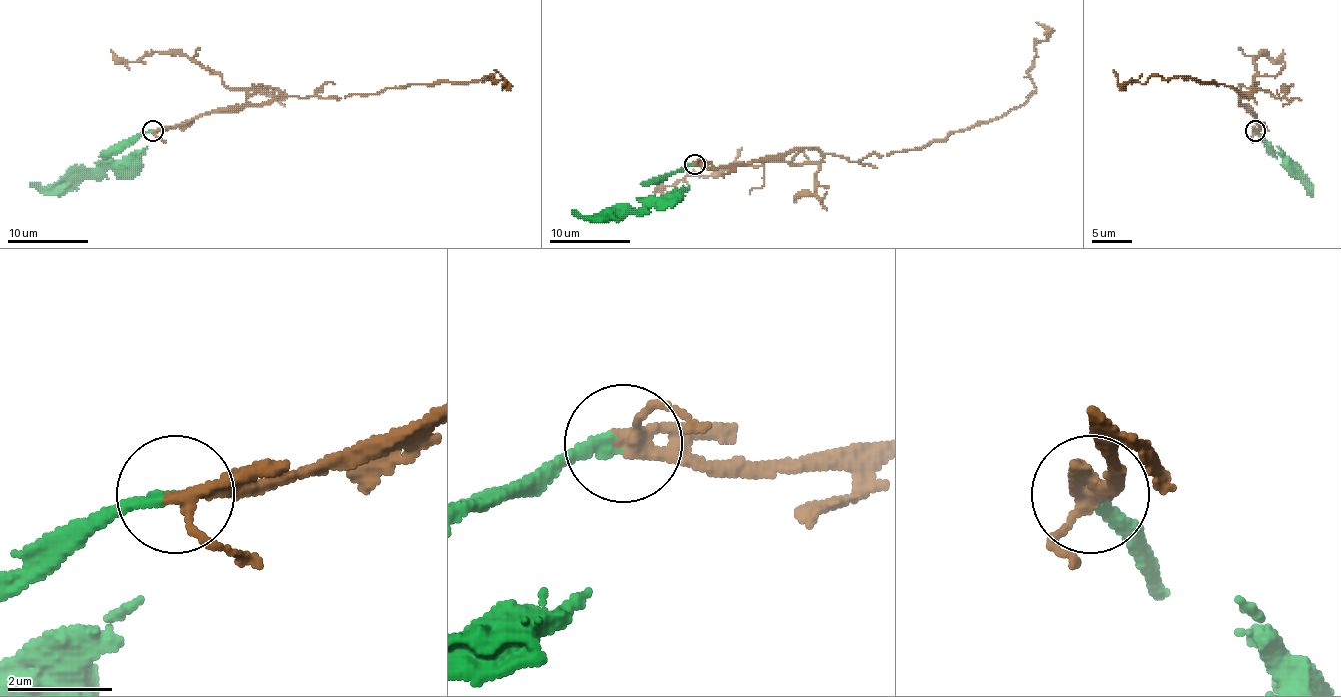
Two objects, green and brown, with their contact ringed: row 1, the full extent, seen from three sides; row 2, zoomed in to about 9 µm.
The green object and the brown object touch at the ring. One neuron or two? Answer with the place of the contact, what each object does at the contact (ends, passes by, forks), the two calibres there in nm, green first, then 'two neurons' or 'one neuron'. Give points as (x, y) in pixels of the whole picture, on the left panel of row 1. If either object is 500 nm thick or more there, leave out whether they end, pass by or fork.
(152, 131) | green ends | brown passes by | 220/260 nm | two neurons

